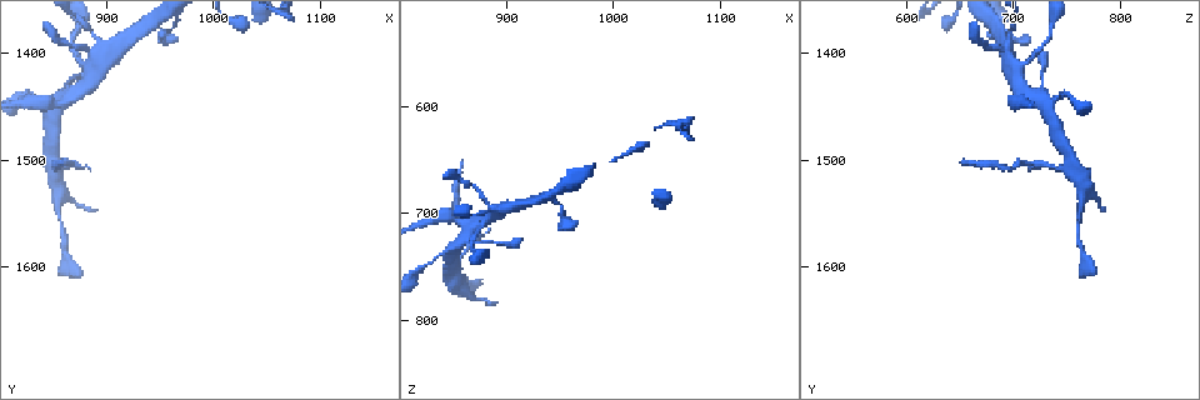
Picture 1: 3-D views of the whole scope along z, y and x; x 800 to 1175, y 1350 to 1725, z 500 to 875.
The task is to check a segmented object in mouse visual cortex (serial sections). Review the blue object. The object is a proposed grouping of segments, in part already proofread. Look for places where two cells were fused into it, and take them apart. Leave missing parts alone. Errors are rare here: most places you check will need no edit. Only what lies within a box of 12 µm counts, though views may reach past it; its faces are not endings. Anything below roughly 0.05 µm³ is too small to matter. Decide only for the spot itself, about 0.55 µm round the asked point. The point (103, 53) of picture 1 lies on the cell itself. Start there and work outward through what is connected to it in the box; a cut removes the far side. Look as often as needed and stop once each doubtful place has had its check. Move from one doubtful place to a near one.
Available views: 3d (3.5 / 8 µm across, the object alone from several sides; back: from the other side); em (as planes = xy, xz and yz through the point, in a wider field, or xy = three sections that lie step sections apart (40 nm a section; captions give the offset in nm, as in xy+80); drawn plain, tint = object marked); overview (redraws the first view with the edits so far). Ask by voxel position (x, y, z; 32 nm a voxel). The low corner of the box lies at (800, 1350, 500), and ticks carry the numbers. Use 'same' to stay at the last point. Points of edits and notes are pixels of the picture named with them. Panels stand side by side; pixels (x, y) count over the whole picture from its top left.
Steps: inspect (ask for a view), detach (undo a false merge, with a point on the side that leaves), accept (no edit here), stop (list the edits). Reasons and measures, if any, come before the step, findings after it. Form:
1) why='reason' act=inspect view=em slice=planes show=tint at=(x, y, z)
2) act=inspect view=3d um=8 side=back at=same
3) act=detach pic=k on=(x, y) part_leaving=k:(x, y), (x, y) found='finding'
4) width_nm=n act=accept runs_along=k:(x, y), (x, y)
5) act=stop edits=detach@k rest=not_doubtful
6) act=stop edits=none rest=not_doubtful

why='four arms meet' act=inspect view=3d um=8 at=(868, 1440, 718)

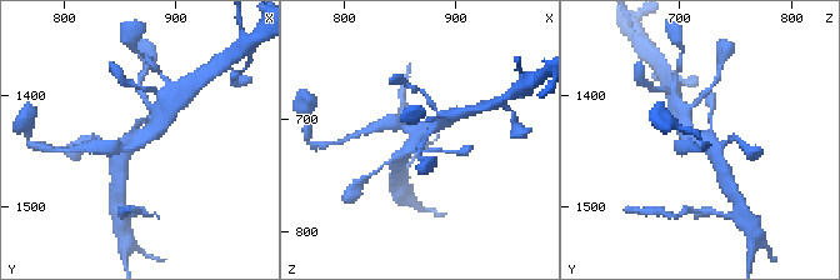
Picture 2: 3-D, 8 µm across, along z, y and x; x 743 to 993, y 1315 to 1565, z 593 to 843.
why='need the tissue' act=inspect view=em slice=xy step=1 show=tint at=(868, 1442, 718)

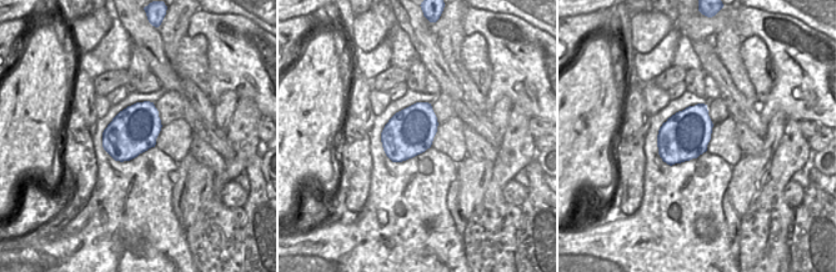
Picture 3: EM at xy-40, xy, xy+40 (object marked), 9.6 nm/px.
width_nm=460 act=accept runs_along=2:(161, 119), (118, 160) found='all the same cell'

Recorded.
why='sharp bend' act=inspect view=3d um=3.5 at=(852, 1504, 750)

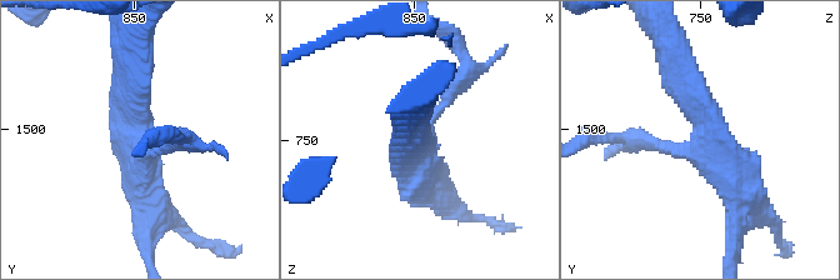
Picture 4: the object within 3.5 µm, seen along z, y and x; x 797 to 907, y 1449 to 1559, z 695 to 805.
arms=3 arm_widths_nm=150,350,450 why='now the EM' act=inspect view=em slice=xy step=1 show=tint at=(852, 1506, 751)

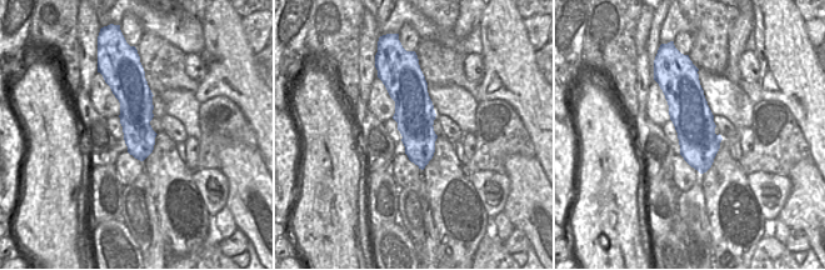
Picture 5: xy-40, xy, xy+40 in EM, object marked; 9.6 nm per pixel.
width_nm=380 act=accept runs_along=4:(675, 66), (736, 215) found='continuous, no second cell'

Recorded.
why='sharp bend' act=inspect view=3d um=3.5 at=(868, 1506, 720)

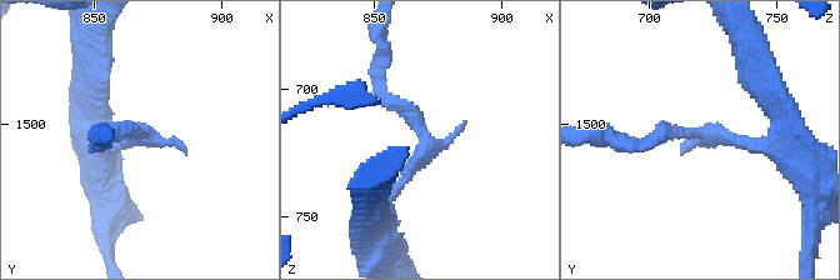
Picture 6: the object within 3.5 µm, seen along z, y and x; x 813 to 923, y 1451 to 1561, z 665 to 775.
act=inspect view=em slice=xy step=3 show=tint at=(869, 1503, 720)

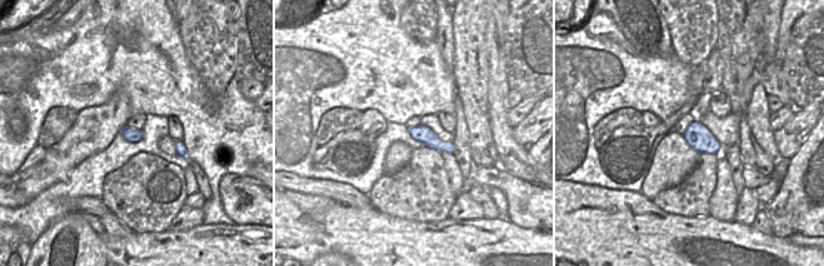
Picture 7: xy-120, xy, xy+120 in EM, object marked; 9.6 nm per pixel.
act=accept runs_along=6:(385, 209), (424, 135), (381, 78) found='continuous, no second cell'

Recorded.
act=stop edits=none rest=not_doubtful

